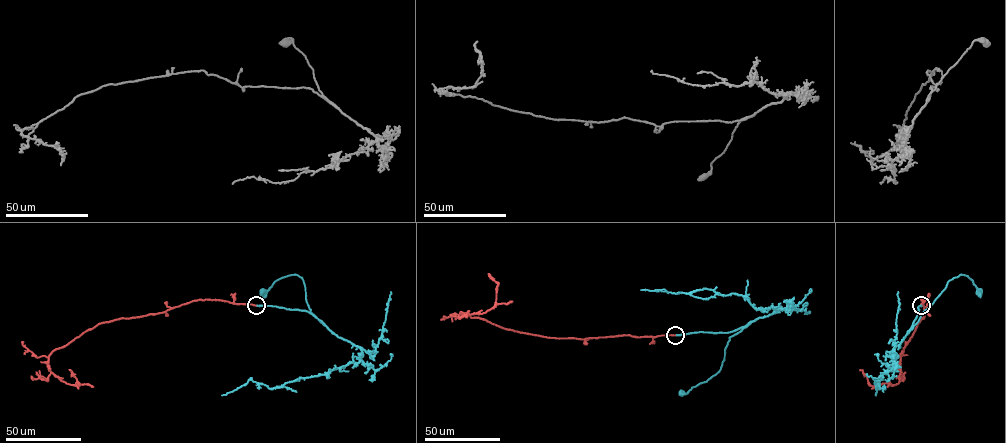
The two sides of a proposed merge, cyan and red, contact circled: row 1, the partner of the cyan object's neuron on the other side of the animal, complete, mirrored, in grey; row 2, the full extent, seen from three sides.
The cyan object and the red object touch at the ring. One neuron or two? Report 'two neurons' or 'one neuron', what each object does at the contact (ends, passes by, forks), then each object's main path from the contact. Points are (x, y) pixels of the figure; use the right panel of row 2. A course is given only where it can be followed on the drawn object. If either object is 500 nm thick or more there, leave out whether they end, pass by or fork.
one neuron; cyan ends; red ends; course cyan (921, 306), (911, 329), (949, 281), (960, 274), (967, 275), (978, 292); course red (921, 306), (921, 299), (924, 316), (900, 355), (899, 382), (870, 385), (859, 369)

